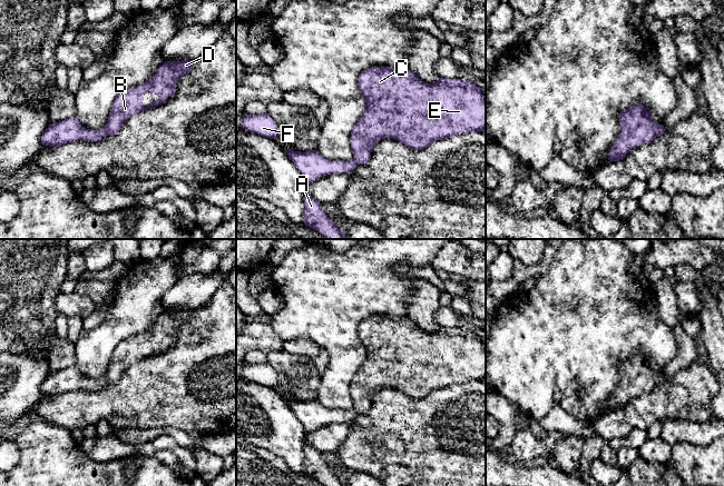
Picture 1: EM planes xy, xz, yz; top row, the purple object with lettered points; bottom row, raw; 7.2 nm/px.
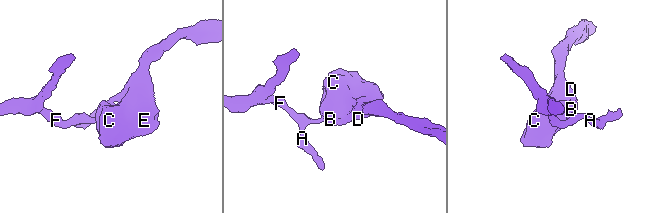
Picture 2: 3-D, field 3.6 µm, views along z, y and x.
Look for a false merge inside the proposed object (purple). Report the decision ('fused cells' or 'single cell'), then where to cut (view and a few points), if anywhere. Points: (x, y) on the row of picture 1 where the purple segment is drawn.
fused cells | xy (104, 129), (107, 134)

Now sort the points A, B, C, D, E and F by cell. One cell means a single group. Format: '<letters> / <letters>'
A F / B C D E

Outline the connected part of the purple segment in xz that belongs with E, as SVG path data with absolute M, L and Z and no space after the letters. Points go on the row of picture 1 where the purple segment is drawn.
M373 67L358 78L358 87L365 102L365 109L351 131L350 142L356 165L370 161L373 146L383 138L399 140L412 149L424 149L436 140L486 130L486 100L482 88L461 79L439 78L432 83L423 82L414 72L404 68L394 70L388 67Z

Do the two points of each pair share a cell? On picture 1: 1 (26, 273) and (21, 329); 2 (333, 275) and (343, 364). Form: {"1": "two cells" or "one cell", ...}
{"1": "one cell", "2": "one cell"}

